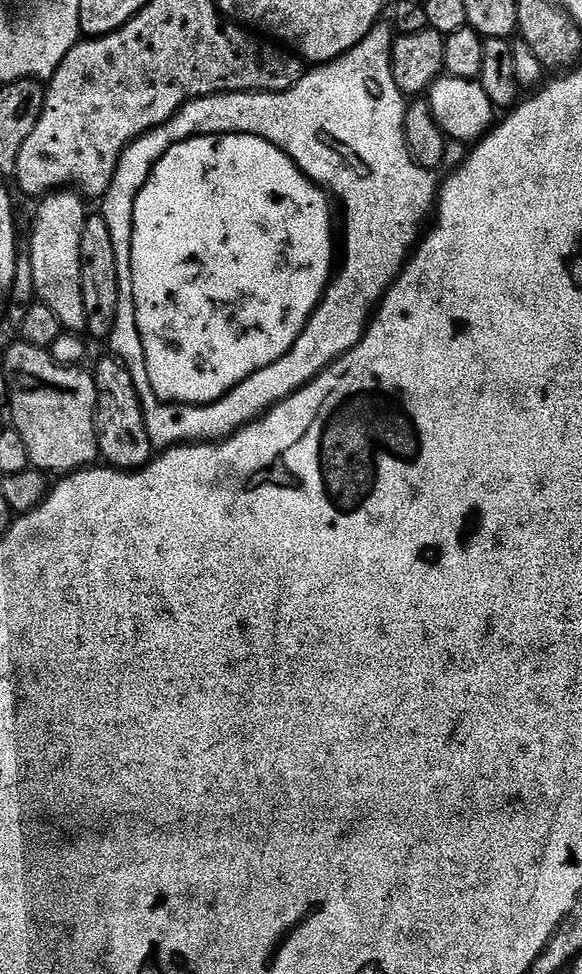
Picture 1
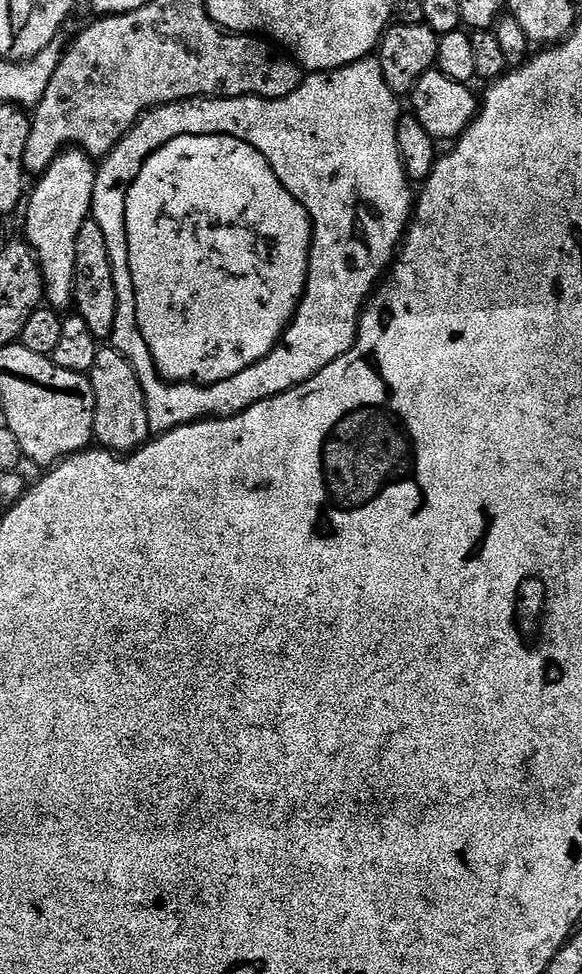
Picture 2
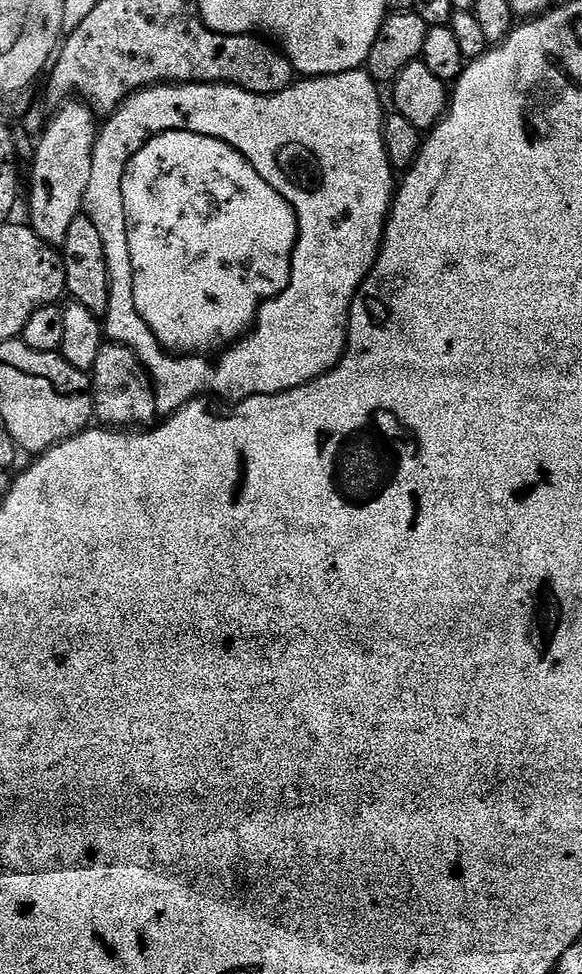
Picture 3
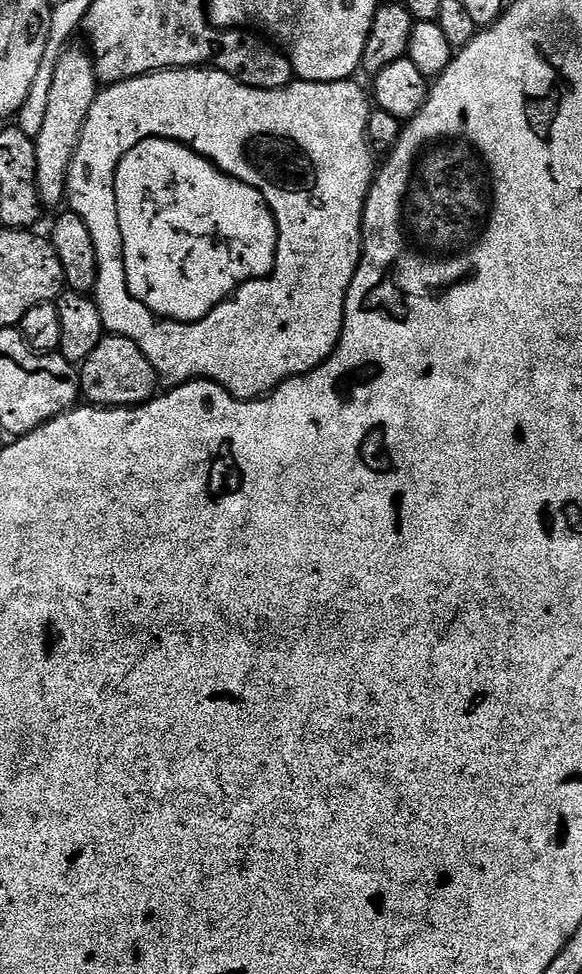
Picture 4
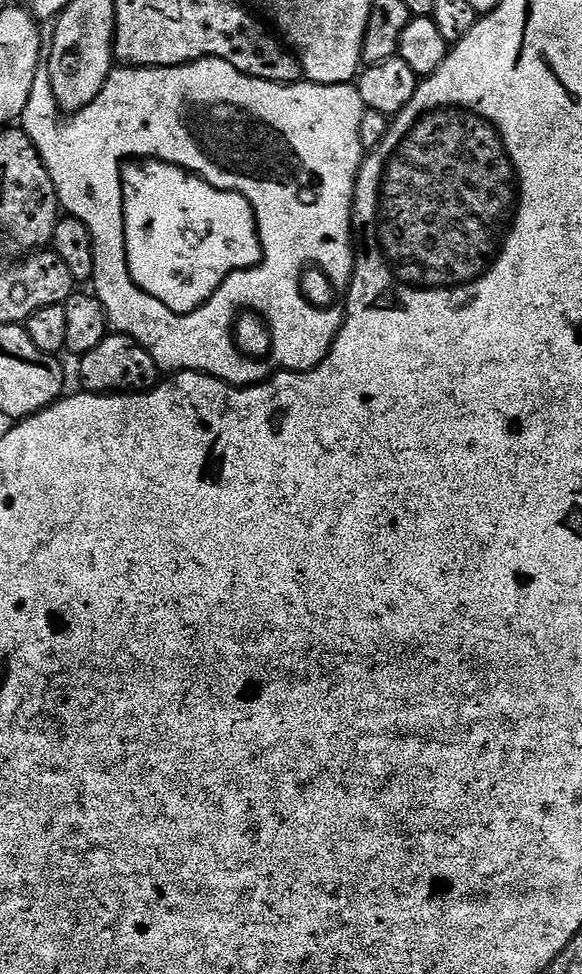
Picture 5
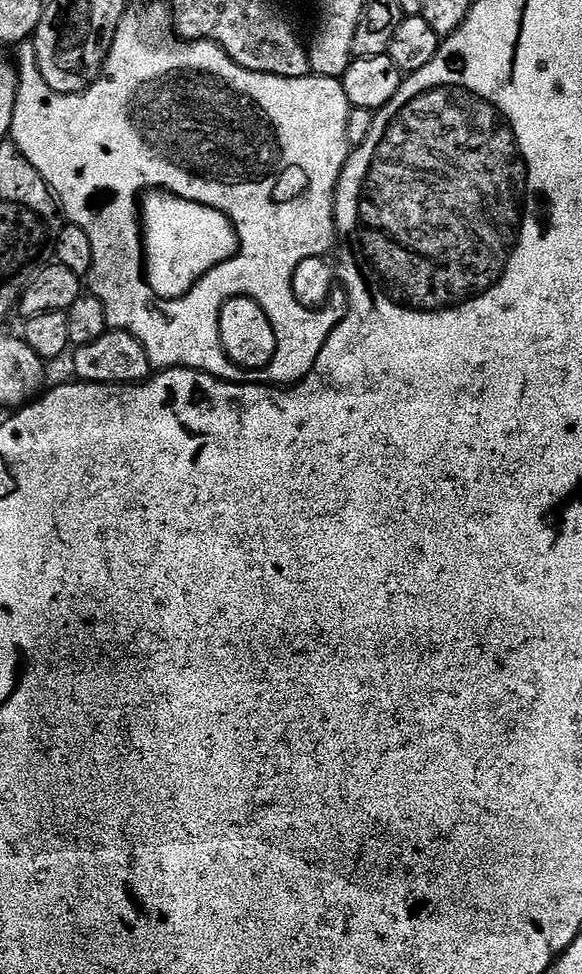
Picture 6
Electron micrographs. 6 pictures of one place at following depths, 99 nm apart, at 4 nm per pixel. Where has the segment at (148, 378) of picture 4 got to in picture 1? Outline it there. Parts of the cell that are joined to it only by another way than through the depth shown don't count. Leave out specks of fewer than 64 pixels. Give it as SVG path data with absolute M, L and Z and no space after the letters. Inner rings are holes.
M109 358L94 368L94 375L98 390L94 422L96 438L100 441L99 459L107 467L121 472L135 472L138 468L144 468L153 460L154 449L148 437L144 411L130 370L121 360Z

